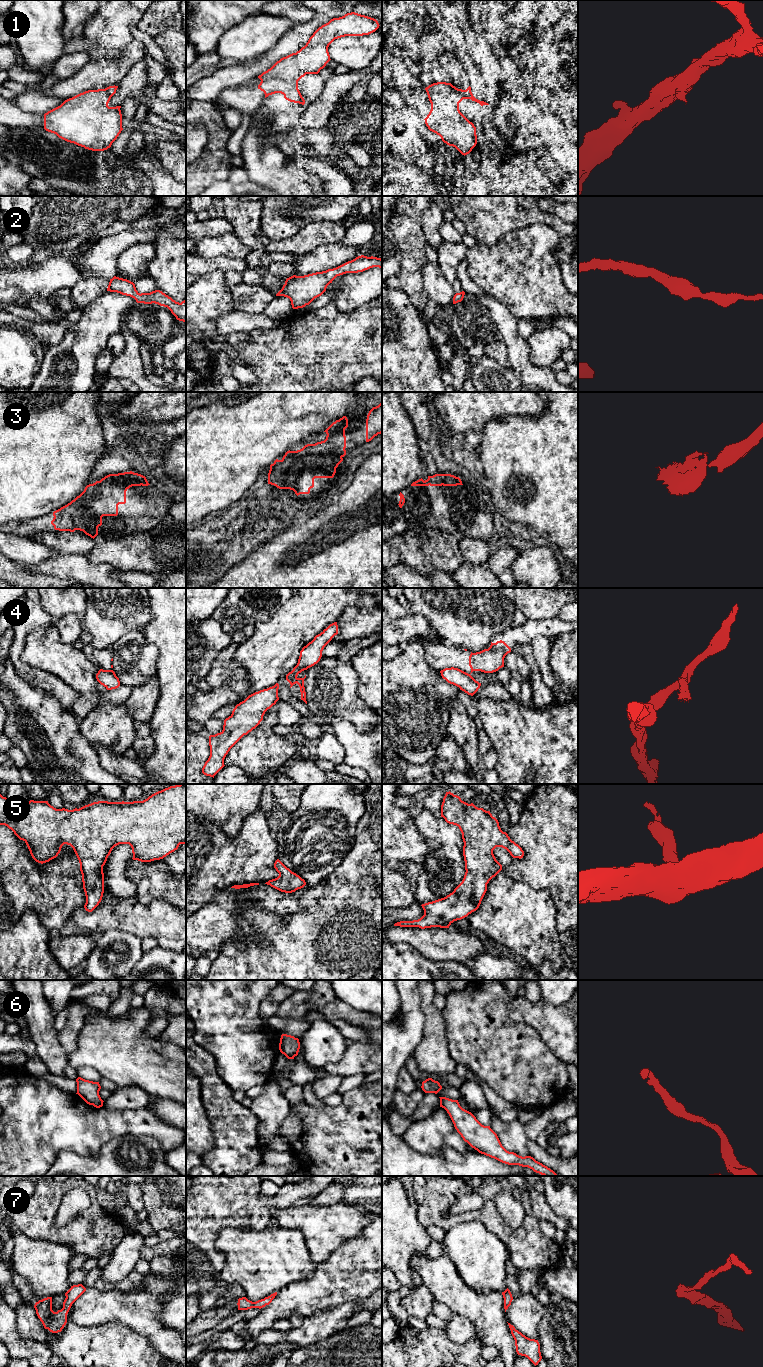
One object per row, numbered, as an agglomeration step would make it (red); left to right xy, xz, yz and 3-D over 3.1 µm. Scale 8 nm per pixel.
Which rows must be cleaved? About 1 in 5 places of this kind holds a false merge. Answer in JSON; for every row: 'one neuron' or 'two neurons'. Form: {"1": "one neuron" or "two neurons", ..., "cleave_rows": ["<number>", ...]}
{"1": "one neuron", "2": "one neuron", "3": "one neuron", "4": "two neurons", "5": "one neuron", "6": "one neuron", "7": "one neuron", "cleave_rows": ["4"]}

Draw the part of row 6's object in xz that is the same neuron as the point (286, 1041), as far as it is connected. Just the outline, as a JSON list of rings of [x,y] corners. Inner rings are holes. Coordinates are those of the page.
[[[282,1034],[279,1043],[279,1050],[288,1059],[294,1059],[298,1055],[300,1049],[300,1042],[294,1036]]]

